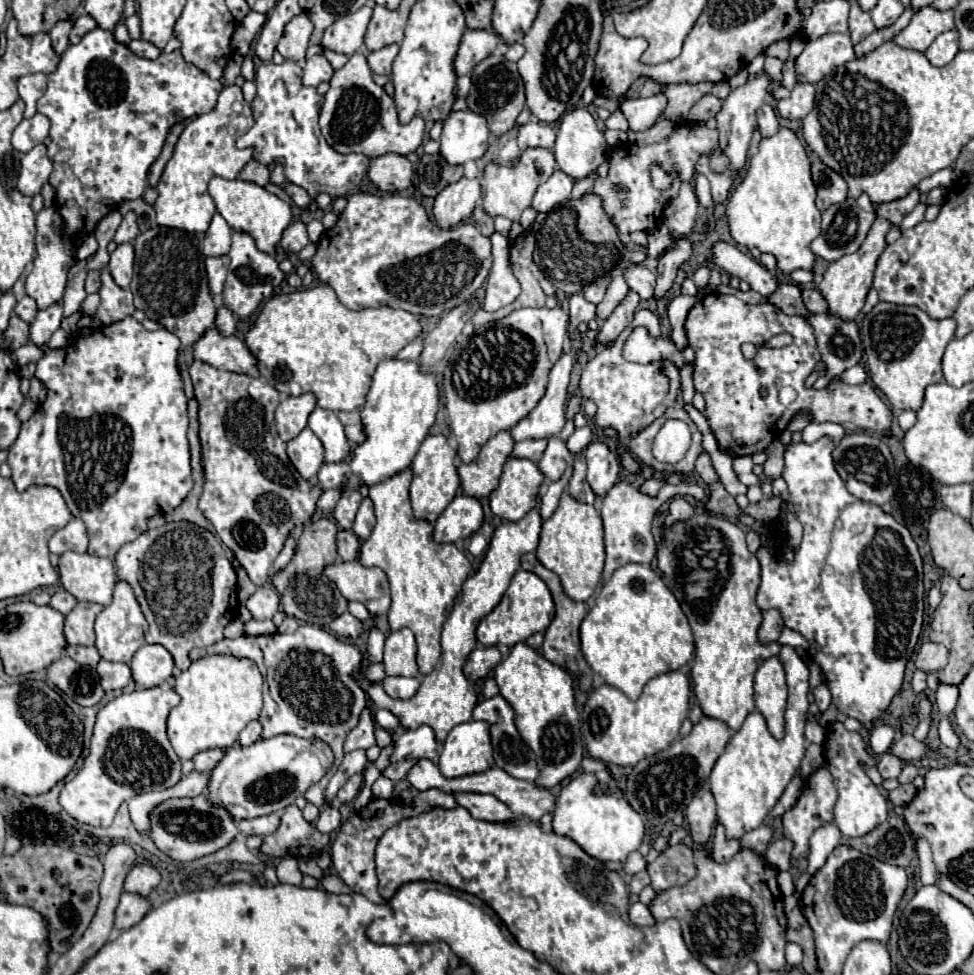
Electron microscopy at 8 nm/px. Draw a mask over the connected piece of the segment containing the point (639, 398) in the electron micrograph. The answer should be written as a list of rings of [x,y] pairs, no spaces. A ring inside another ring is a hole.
[[[638,310],[634,314],[632,324],[608,346],[598,346],[596,354],[586,362],[580,376],[580,392],[584,398],[592,400],[598,406],[594,416],[596,426],[606,428],[612,426],[616,432],[628,432],[634,438],[646,426],[650,426],[656,418],[660,418],[674,402],[680,392],[680,376],[678,368],[668,360],[656,360],[652,364],[634,364],[622,358],[622,346],[632,328],[646,326],[652,336],[660,336],[658,316],[650,310]]]

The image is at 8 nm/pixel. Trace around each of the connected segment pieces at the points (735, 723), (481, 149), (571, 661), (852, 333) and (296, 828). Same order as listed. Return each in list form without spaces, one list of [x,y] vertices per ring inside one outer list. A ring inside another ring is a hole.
[[[708,512],[695,514],[686,524],[674,524],[668,536],[658,546],[658,568],[666,576],[668,588],[678,598],[684,614],[688,616],[694,634],[694,660],[692,660],[692,680],[694,694],[702,706],[702,712],[710,718],[724,720],[732,730],[738,730],[750,712],[754,712],[754,672],[758,666],[770,658],[778,656],[780,644],[760,644],[756,640],[756,630],[762,622],[762,612],[756,606],[756,590],[760,584],[760,562],[746,548],[744,530],[724,516],[712,516]]]
[[[472,110],[452,112],[444,122],[440,136],[440,154],[452,166],[482,158],[488,150],[488,136],[490,128],[484,116]]]
[[[528,552],[528,554],[522,556],[522,568],[524,568],[524,570],[530,570],[530,572],[534,572],[534,574],[538,574],[538,576],[546,582],[546,586],[548,586],[550,592],[552,592],[554,606],[556,606],[556,616],[552,618],[552,622],[550,622],[550,626],[546,628],[546,634],[544,634],[542,656],[544,656],[546,660],[550,660],[552,664],[556,664],[556,666],[568,670],[570,674],[576,674],[582,690],[592,690],[592,670],[590,670],[588,662],[584,660],[582,652],[580,652],[580,638],[578,638],[578,626],[580,626],[580,622],[584,620],[584,616],[588,614],[588,604],[586,604],[586,602],[574,602],[572,598],[568,598],[568,596],[564,594],[564,588],[562,588],[562,584],[560,584],[558,574],[552,572],[552,570],[548,570],[546,566],[542,566],[534,552]]]
[[[812,314],[808,322],[814,328],[828,376],[834,378],[862,360],[862,342],[856,322],[848,322],[832,314]]]
[[[296,804],[284,808],[280,820],[280,828],[264,836],[260,852],[266,856],[318,856],[330,844],[330,834],[318,832],[314,824],[306,822]]]

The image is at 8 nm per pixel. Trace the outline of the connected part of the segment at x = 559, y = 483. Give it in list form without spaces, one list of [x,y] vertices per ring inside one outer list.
[[[568,468],[560,480],[556,480],[556,482],[550,482],[550,484],[548,484],[548,488],[546,488],[544,496],[542,496],[542,504],[540,504],[540,514],[542,514],[542,518],[544,518],[544,520],[546,520],[548,516],[552,516],[552,512],[558,508],[560,494],[562,494],[564,486],[568,484],[570,476],[572,476],[572,468]]]

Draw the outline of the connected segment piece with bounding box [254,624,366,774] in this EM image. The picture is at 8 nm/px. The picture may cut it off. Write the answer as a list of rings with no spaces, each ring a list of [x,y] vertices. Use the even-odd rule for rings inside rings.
[[[310,624],[300,626],[292,634],[256,636],[254,644],[264,652],[264,664],[268,670],[266,682],[270,686],[272,700],[278,704],[278,714],[274,718],[258,718],[264,726],[262,738],[294,734],[308,740],[324,740],[336,758],[330,770],[334,774],[344,756],[344,740],[358,724],[360,712],[366,708],[366,694],[360,686],[364,654],[356,644],[340,640],[336,634]],[[326,684],[332,684],[332,702]]]

